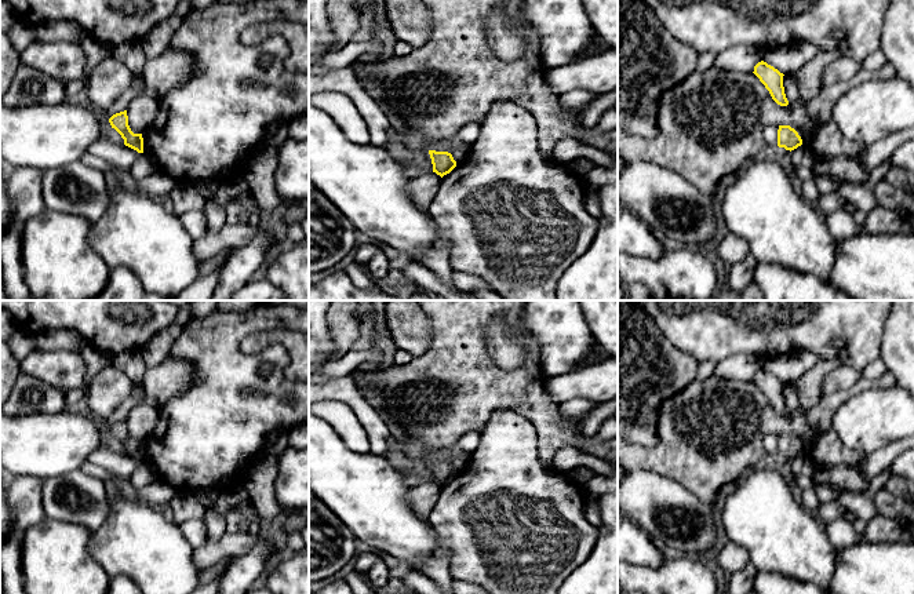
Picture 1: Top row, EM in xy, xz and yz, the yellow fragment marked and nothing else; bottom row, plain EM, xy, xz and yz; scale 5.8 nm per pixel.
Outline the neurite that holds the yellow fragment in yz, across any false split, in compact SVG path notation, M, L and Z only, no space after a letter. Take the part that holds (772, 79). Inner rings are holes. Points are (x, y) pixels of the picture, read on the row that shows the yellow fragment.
M761 61L754 66L753 72L760 81L765 85L765 88L769 91L772 99L780 105L787 106L789 101L784 94L783 87L783 73L780 73L773 66L768 65L766 62Z

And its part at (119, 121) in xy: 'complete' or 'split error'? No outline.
complete

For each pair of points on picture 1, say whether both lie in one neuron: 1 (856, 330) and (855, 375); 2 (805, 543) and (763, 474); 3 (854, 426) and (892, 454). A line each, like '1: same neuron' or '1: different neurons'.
1: different neurons
2: same neuron
3: different neurons

